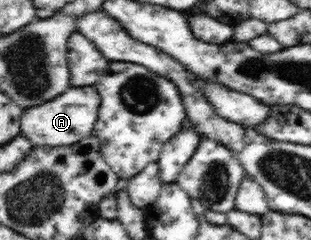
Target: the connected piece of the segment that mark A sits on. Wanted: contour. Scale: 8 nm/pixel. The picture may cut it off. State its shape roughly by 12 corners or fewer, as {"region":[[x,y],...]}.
{"region":[[70,87],[24,110],[19,134],[34,148],[91,135],[100,93]]}

